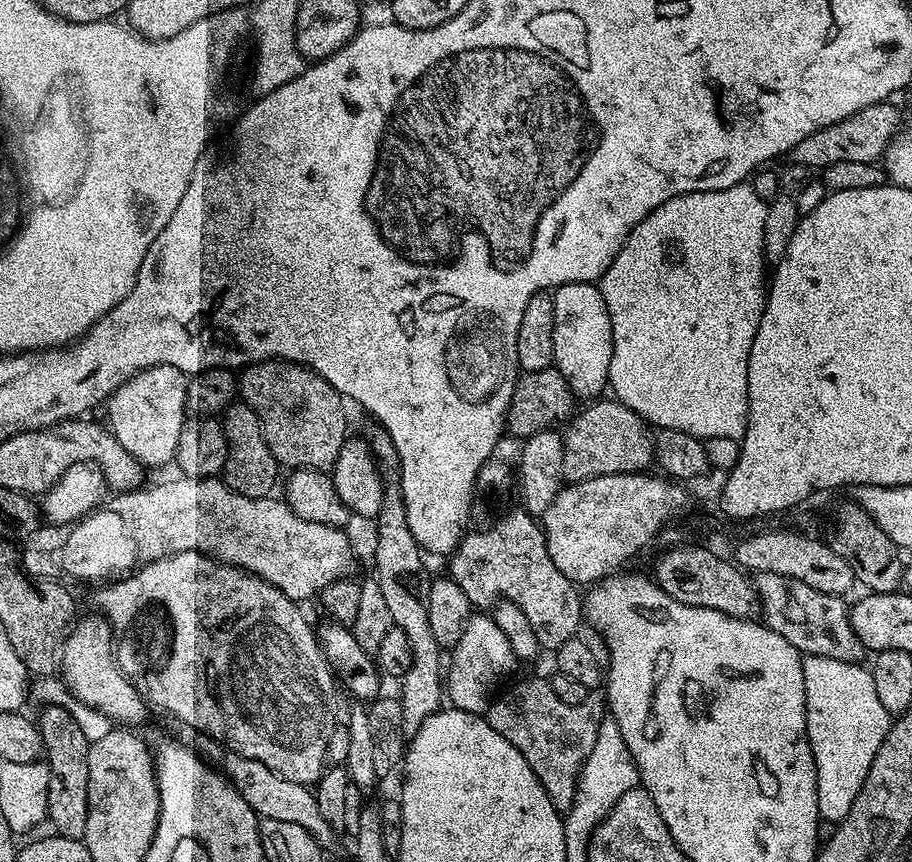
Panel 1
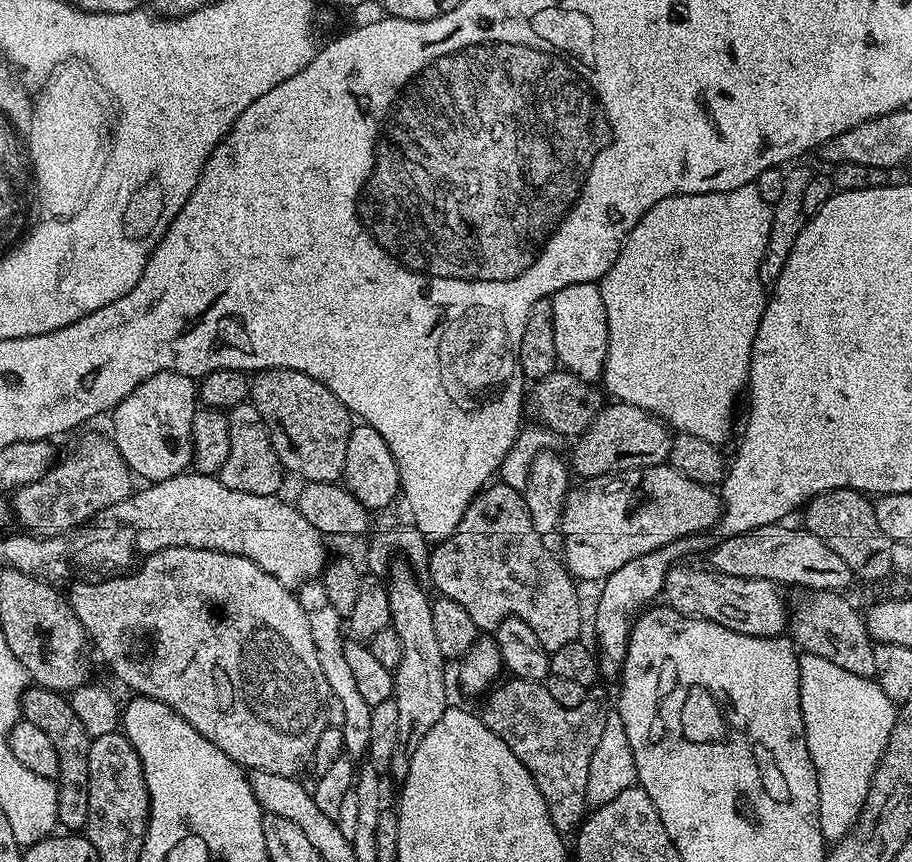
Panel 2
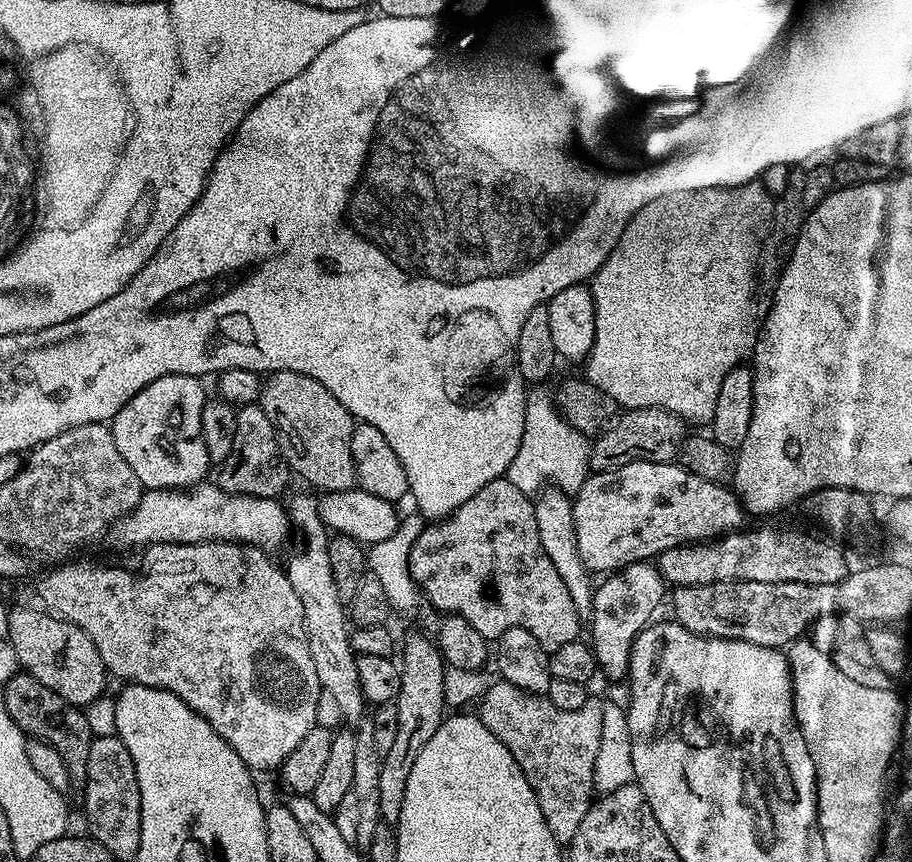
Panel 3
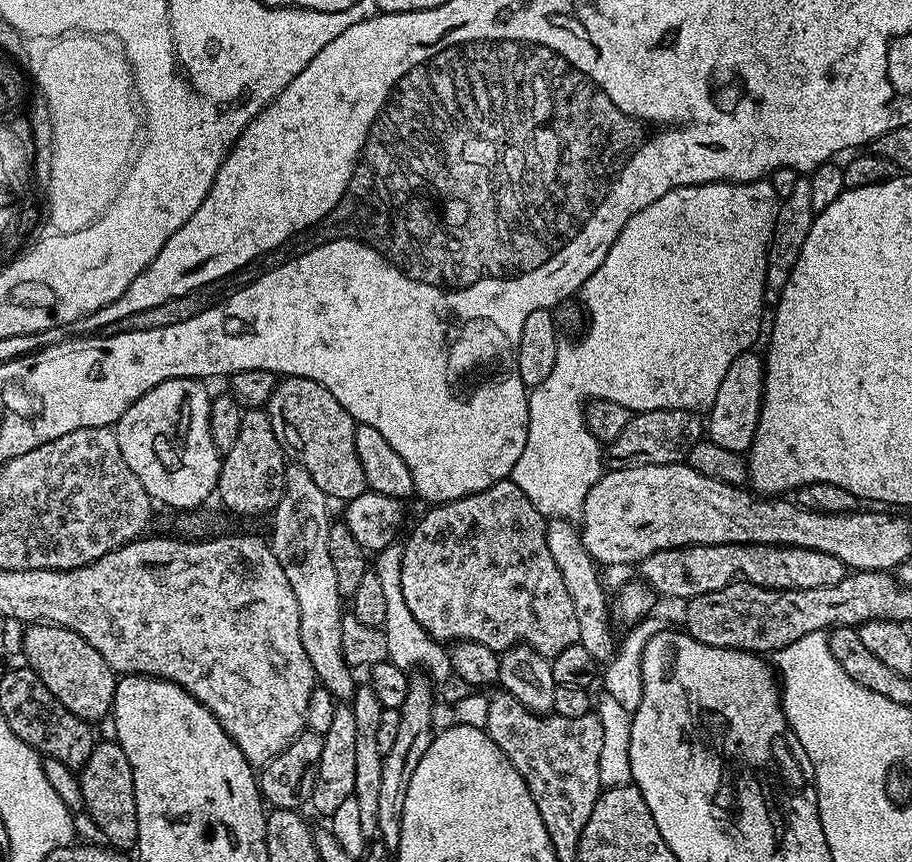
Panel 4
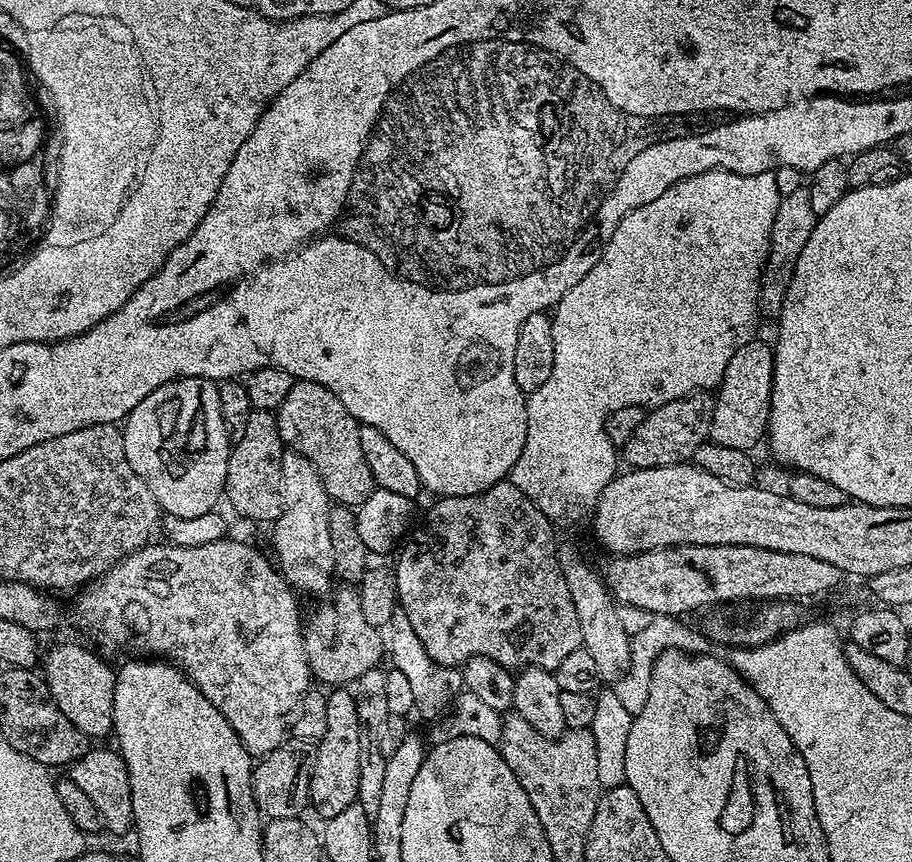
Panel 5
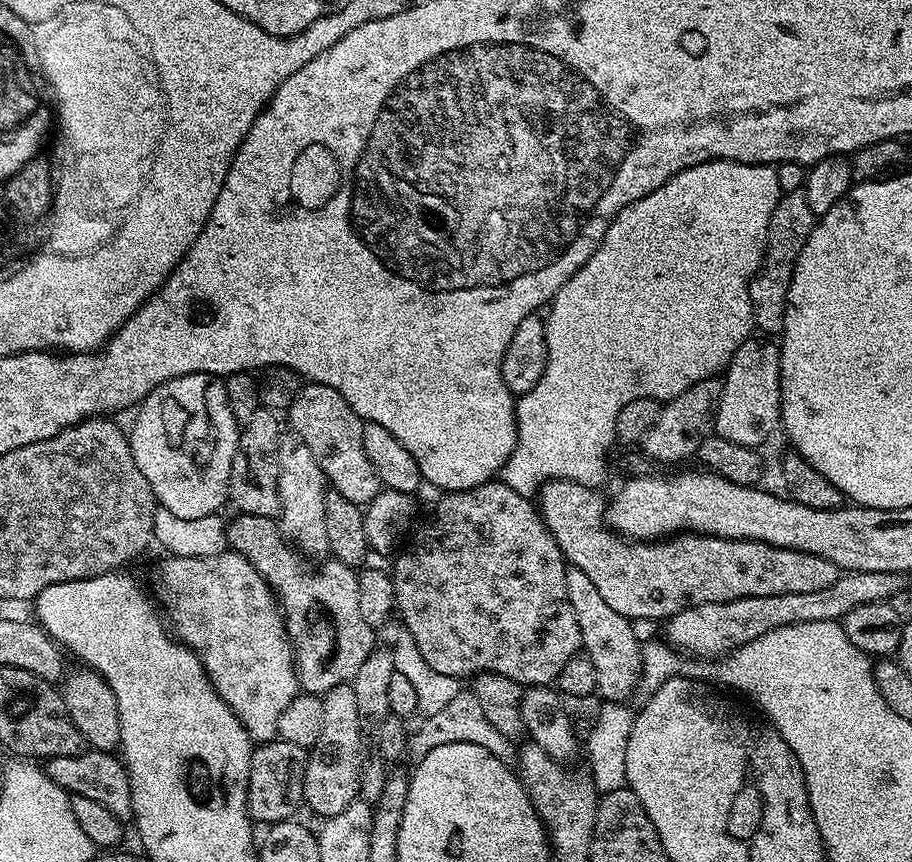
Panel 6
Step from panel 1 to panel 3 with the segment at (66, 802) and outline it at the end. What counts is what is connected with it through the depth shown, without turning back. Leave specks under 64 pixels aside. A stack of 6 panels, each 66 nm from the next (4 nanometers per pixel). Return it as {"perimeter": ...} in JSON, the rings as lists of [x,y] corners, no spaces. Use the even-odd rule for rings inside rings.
{"perimeter":[[[17,674],[3,695],[6,698],[8,712],[20,729],[29,737],[39,738],[48,743],[58,752],[72,782],[85,780],[88,777],[90,746],[94,739],[85,713],[77,705],[66,702],[66,698],[54,694],[54,690],[42,686],[38,678],[27,674]]]}

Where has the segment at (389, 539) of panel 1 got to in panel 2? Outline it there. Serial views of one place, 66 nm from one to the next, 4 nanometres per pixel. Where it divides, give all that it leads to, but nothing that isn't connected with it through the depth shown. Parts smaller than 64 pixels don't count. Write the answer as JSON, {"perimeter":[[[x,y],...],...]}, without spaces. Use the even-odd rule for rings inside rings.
{"perimeter":[[[393,563],[390,568],[390,583],[388,584],[388,597],[390,598],[390,614],[392,615],[391,629],[402,638],[402,662],[394,670],[394,699],[398,706],[398,746],[394,746],[391,775],[403,778],[410,770],[410,762],[414,758],[414,750],[418,750],[418,742],[430,734],[430,726],[442,718],[442,714],[450,707],[448,701],[448,680],[444,677],[446,661],[442,650],[438,647],[438,637],[434,634],[432,621],[432,600],[430,596],[420,589],[416,576],[404,564]]]}

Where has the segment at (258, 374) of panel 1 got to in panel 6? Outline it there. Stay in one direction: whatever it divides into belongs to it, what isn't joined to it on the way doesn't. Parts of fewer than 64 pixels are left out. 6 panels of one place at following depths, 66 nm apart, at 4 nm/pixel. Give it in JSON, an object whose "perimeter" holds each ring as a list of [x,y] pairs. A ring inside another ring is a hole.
{"perimeter":[[[305,383],[298,398],[294,398],[294,402],[286,409],[286,424],[292,427],[289,429],[297,438],[310,446],[310,454],[318,458],[318,466],[322,466],[322,474],[331,491],[342,494],[346,502],[367,506],[382,491],[381,482],[362,446],[365,421],[353,410],[350,402],[338,394],[338,390],[321,384]]]}

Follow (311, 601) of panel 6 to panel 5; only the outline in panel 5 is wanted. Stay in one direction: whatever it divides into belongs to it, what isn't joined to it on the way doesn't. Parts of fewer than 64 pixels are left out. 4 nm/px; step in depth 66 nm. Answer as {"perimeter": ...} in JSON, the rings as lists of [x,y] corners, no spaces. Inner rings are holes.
{"perimeter":[[[340,586],[335,589],[335,596],[336,626],[334,635],[331,637],[331,639],[333,638],[332,645],[329,648],[322,649],[317,656],[315,653],[311,657],[310,672],[315,679],[317,676],[321,680],[321,682],[319,681],[321,685],[348,686],[356,681],[359,676],[366,674],[366,670],[381,667],[386,655],[380,637],[381,629],[370,626],[370,622],[366,622],[366,618],[362,614],[359,591],[352,586]]]}

